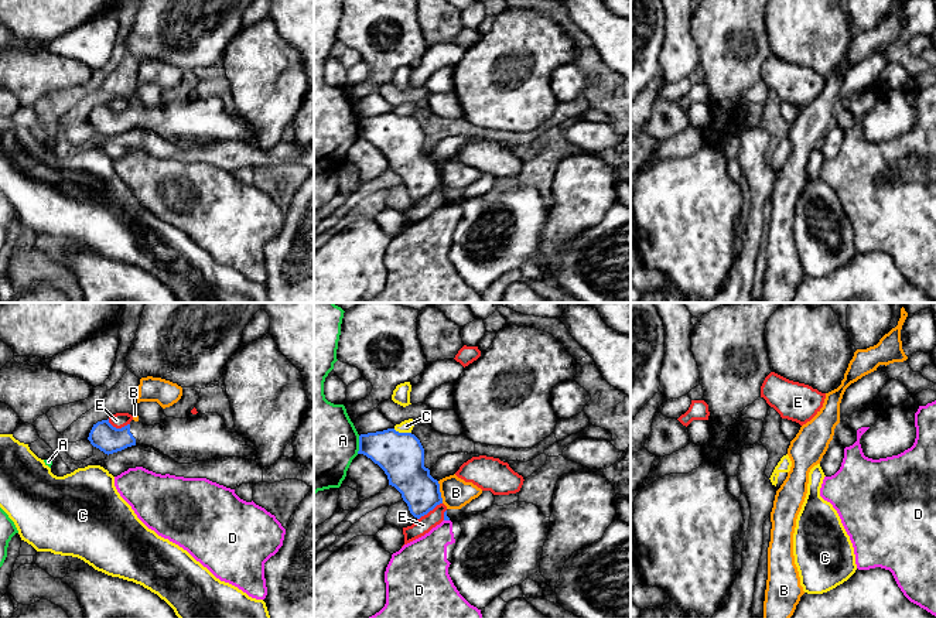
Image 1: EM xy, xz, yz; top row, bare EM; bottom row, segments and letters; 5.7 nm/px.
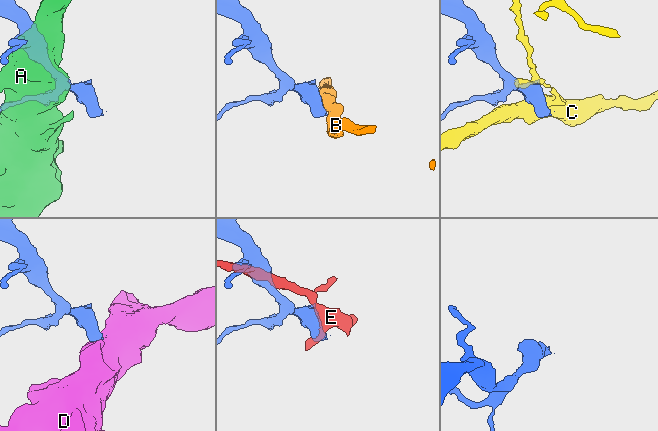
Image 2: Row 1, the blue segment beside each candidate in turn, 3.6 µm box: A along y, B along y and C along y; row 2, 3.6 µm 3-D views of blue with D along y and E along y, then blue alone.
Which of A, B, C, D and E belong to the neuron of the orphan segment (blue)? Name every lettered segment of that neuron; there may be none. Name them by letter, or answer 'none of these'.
none of these

